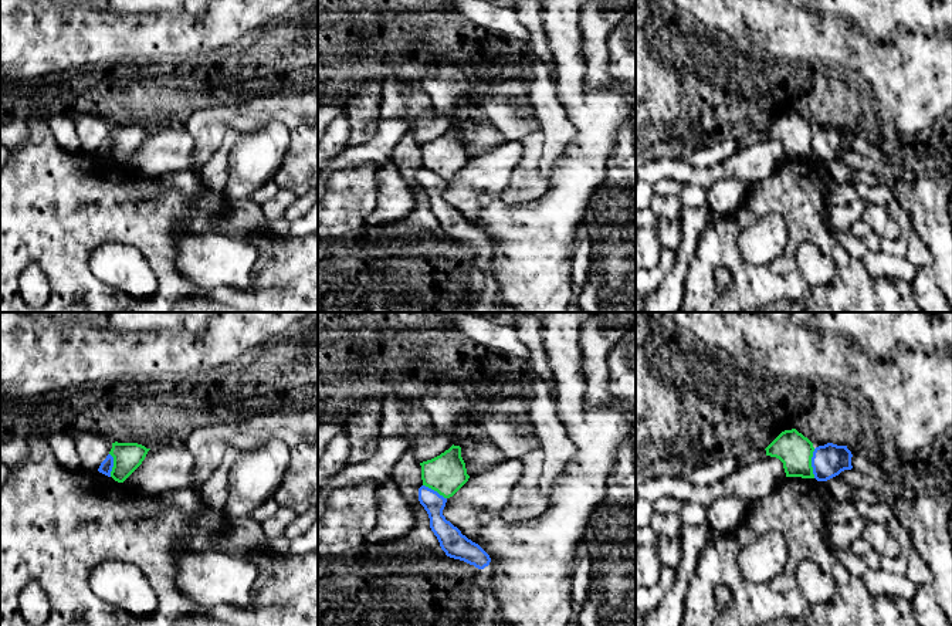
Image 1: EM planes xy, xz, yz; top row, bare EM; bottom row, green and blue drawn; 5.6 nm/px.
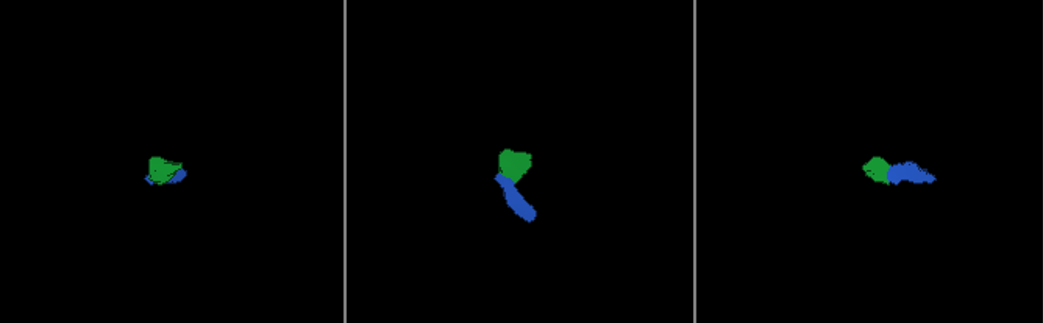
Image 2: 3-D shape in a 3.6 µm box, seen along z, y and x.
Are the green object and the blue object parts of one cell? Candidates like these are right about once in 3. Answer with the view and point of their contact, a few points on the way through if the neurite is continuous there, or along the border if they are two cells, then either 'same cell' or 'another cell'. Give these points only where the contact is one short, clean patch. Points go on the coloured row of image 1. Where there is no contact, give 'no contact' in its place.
meets green in yz at (810, 463); border along yz (815, 449), (812, 457), (813, 477); another cell

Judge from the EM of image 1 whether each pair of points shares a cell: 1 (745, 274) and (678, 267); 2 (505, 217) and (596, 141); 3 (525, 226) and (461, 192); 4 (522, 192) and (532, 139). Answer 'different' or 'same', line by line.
1: different
2: same
3: same
4: same

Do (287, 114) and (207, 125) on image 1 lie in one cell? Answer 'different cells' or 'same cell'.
same cell

